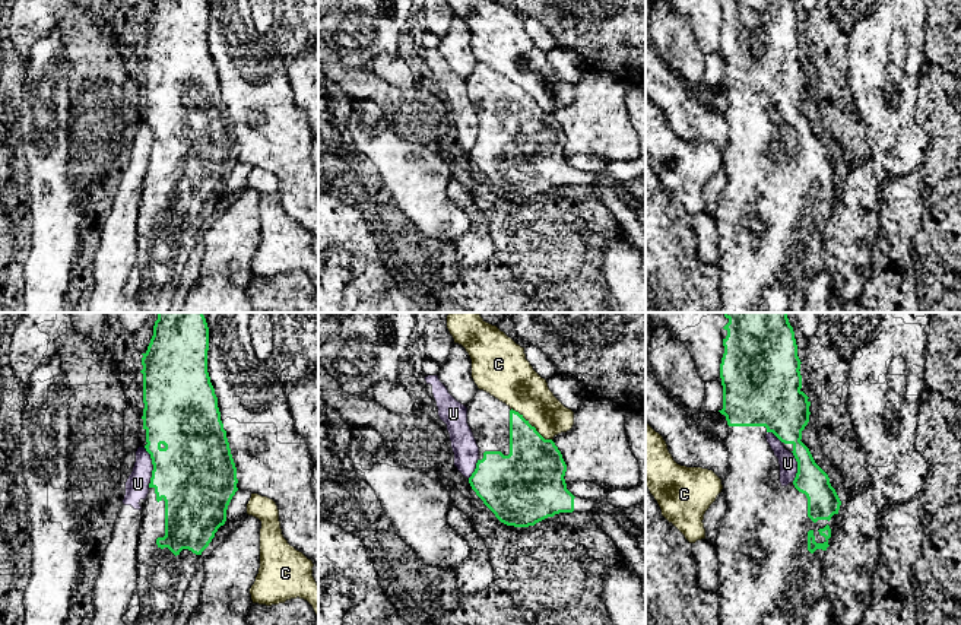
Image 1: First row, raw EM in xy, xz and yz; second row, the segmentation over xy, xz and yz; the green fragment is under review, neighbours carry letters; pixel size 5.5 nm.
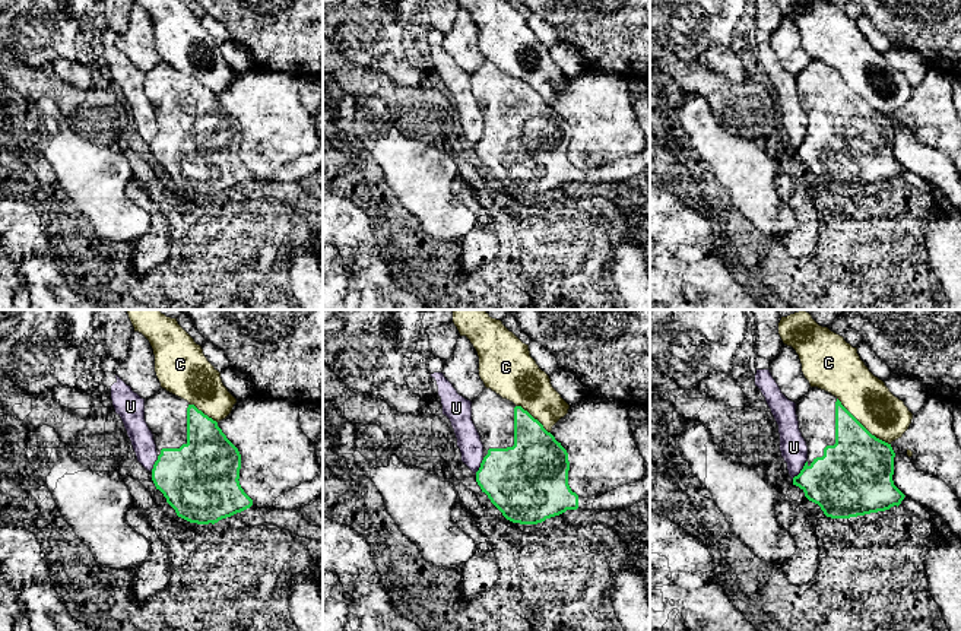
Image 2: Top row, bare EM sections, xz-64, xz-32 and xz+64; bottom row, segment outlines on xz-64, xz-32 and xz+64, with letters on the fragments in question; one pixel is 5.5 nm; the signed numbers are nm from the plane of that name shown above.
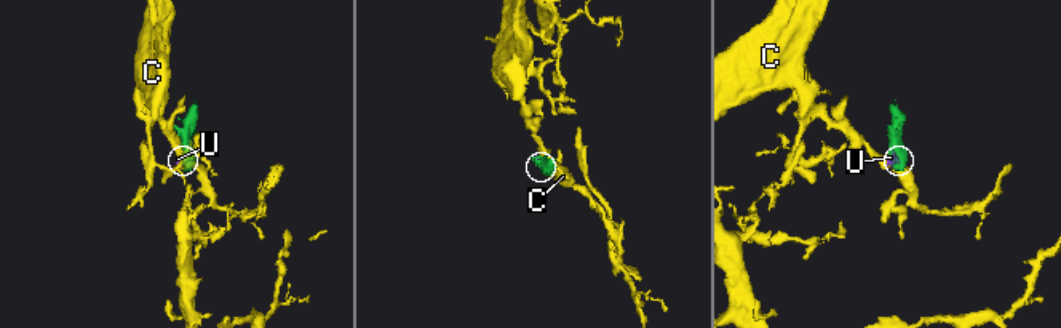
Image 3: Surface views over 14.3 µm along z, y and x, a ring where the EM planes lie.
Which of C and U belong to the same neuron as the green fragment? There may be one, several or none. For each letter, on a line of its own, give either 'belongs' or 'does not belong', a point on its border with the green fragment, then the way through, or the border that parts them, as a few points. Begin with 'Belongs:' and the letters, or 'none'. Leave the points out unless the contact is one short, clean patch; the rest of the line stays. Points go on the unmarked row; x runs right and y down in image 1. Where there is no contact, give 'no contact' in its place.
Belongs: none
C: does not belong | xz (530, 98)
U: does not belong | xy (154, 140)

